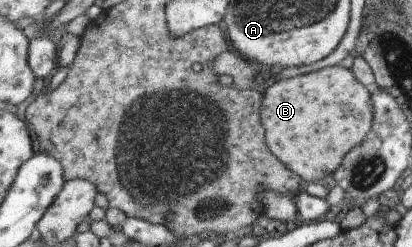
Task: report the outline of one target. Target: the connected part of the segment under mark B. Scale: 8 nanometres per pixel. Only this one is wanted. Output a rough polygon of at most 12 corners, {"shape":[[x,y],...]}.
{"shape":[[342,64],[280,83],[270,150],[334,179],[373,131],[373,95]]}

